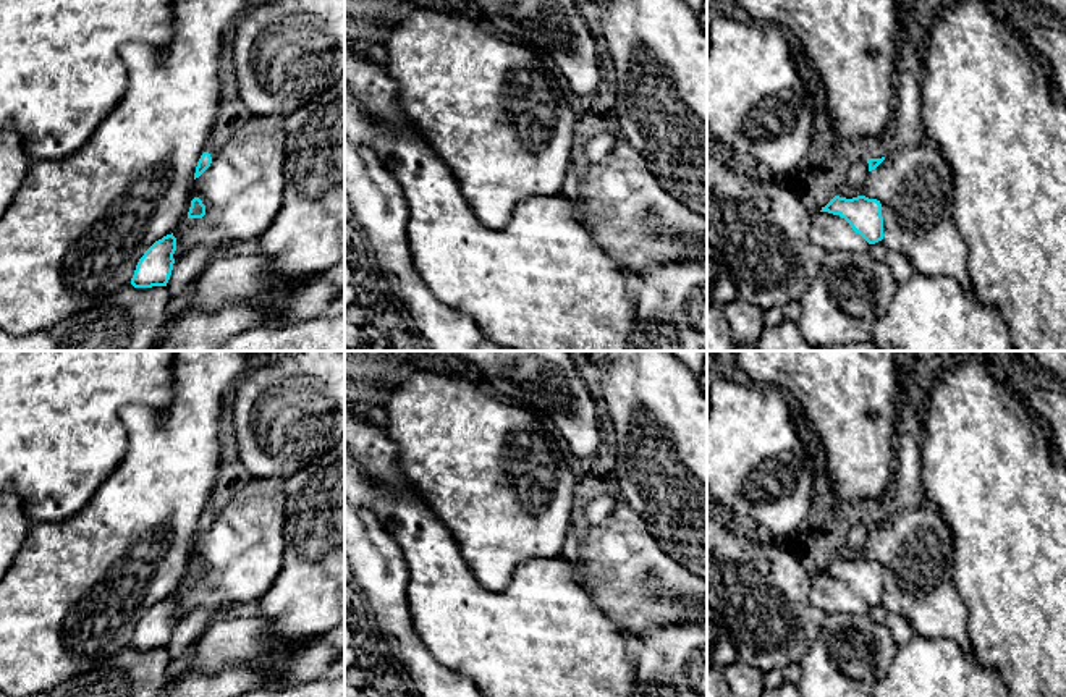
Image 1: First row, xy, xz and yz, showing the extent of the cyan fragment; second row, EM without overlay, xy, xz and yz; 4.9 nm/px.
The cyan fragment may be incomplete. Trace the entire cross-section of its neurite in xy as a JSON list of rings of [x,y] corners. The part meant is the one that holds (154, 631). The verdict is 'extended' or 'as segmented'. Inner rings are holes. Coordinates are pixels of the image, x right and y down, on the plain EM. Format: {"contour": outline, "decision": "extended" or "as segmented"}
{"contour": [[[173,595],[155,603],[139,621],[131,647],[134,650],[167,648],[175,626],[175,613]]], "decision": "as segmented"}

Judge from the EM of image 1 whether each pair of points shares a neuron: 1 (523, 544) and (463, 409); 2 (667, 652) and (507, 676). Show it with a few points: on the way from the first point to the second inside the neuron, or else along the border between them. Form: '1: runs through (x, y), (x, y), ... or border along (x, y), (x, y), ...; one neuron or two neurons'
1: runs through (515, 510), (492, 487), (492, 477), (463, 443); one neuron
2: border along (631, 642), (634, 680); two neurons

